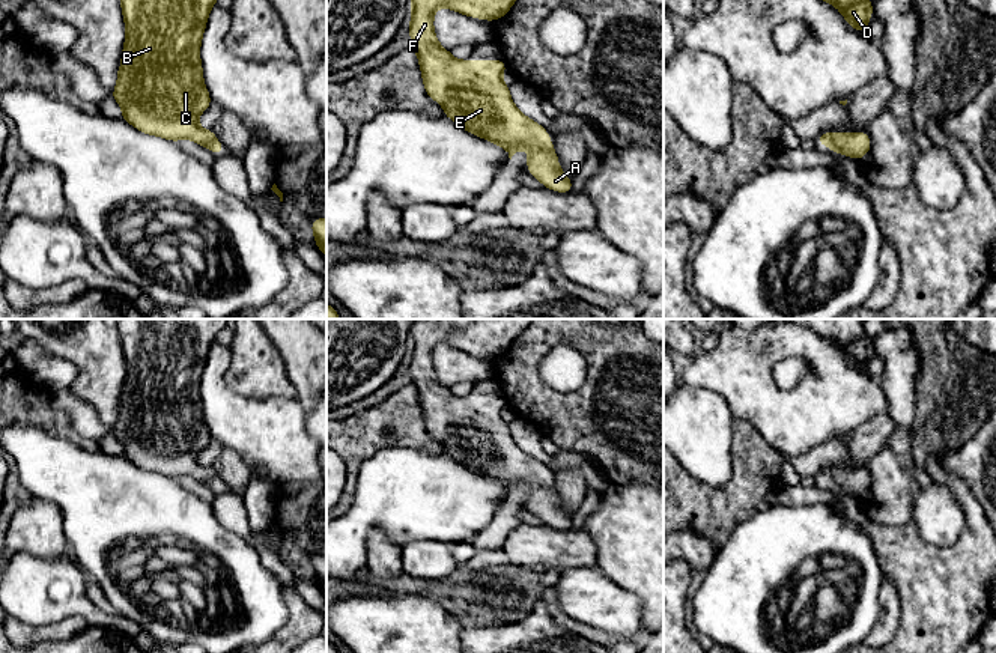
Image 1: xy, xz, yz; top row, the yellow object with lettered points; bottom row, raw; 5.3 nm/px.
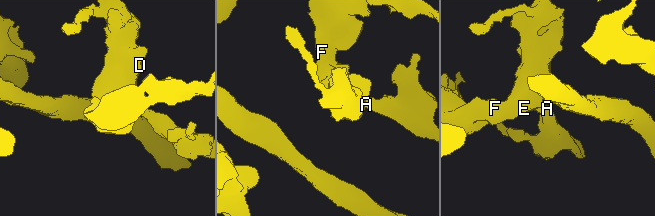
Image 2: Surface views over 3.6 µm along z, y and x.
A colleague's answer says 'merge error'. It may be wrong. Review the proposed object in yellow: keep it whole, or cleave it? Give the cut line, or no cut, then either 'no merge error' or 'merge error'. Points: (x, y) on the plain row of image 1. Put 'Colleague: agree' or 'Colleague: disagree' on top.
Colleague: disagree
cut none; no merge error

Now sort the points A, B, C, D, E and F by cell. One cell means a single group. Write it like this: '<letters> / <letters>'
A B C D E F

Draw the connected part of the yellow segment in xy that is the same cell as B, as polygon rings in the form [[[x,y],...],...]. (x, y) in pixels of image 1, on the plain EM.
[[[117,319],[123,360],[126,364],[122,400],[117,408],[116,426],[110,430],[122,444],[122,456],[138,468],[179,478],[188,475],[223,492],[224,483],[212,466],[199,463],[199,453],[212,441],[203,420],[200,379],[206,358],[217,336],[227,326],[229,319]]]

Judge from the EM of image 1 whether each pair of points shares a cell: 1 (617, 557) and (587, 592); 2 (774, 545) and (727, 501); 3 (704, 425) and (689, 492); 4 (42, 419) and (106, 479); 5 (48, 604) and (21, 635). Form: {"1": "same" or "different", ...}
{"1": "different", "2": "different", "3": "different", "4": "different", "5": "different"}

